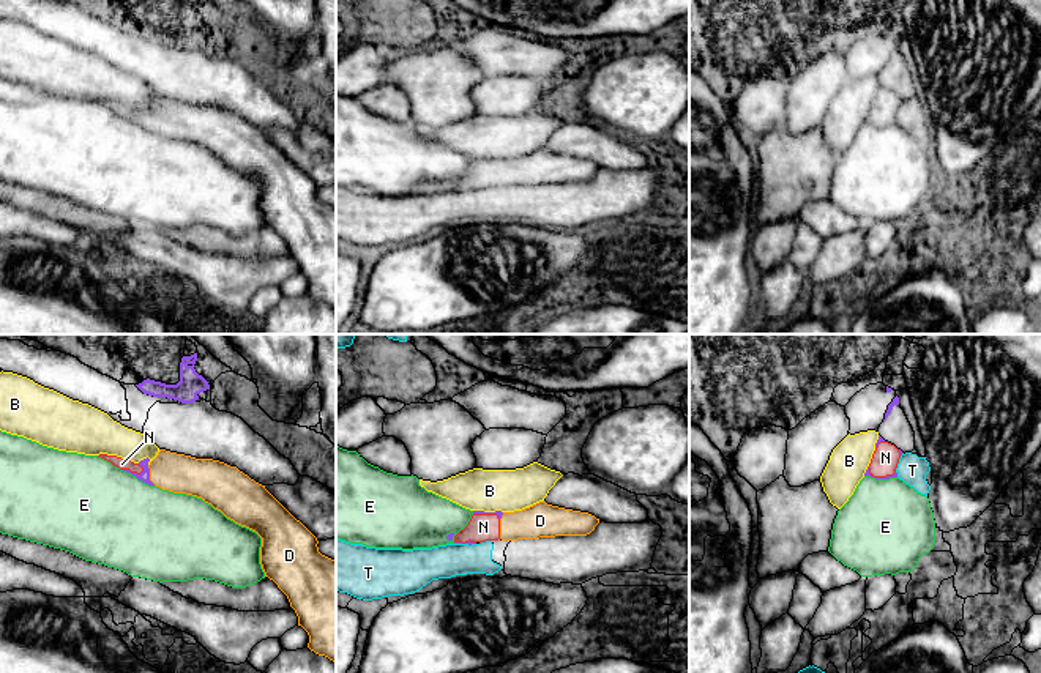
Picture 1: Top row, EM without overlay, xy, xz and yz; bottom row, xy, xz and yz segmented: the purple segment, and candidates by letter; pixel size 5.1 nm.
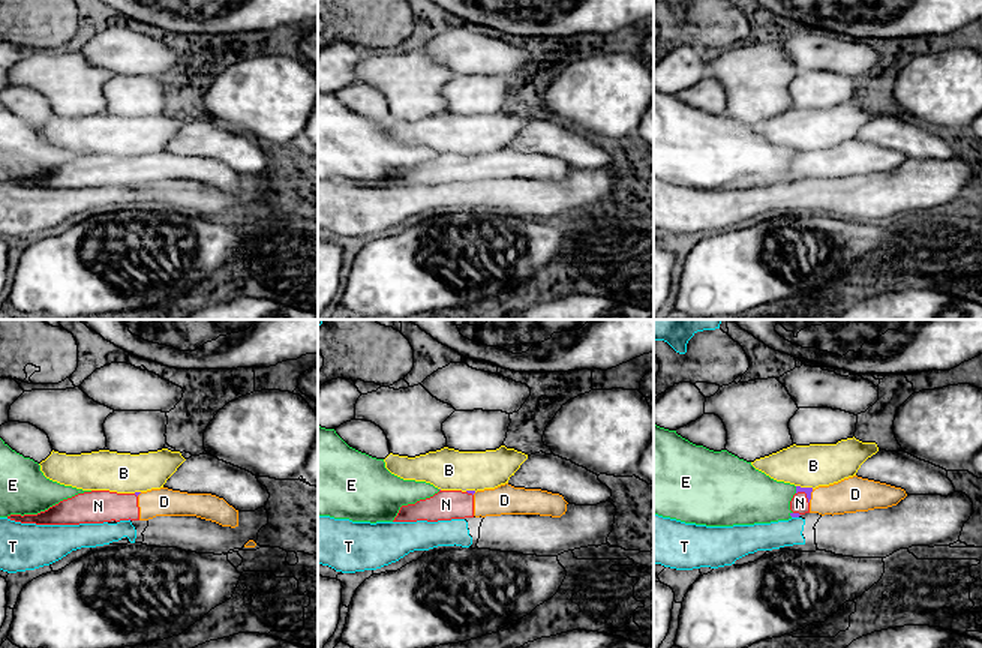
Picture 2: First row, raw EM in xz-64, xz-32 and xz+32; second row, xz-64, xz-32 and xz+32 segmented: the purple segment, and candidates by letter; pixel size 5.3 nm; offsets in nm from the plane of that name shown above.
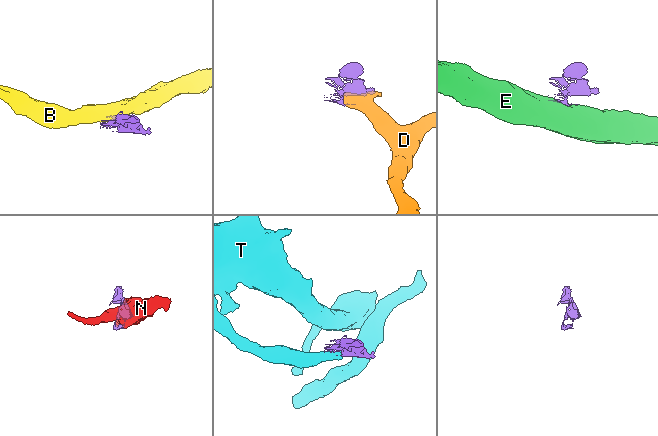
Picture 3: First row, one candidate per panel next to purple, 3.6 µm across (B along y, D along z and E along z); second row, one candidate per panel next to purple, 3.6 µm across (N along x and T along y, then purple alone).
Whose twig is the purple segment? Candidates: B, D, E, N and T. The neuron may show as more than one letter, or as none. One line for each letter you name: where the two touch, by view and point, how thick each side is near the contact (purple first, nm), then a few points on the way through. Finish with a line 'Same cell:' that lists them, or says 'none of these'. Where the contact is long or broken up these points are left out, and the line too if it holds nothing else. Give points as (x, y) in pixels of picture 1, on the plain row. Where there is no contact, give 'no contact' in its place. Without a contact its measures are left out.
Same cell: none of these

